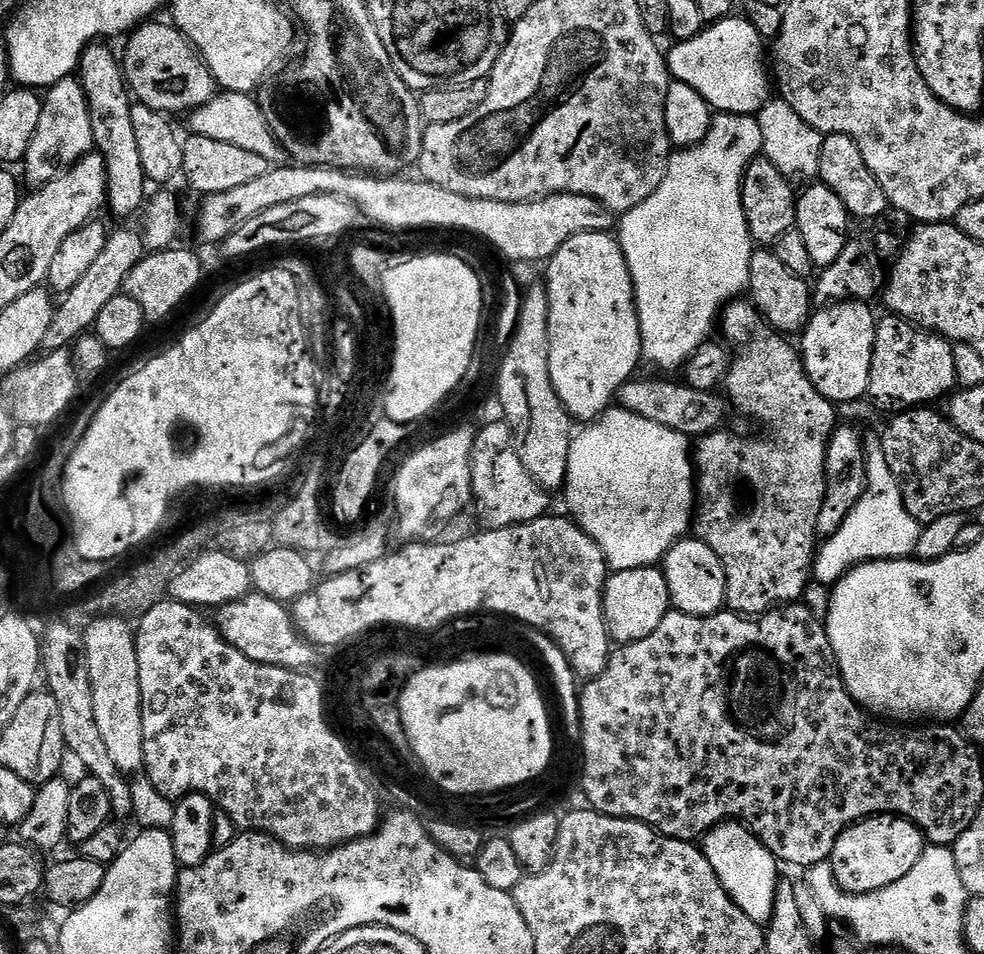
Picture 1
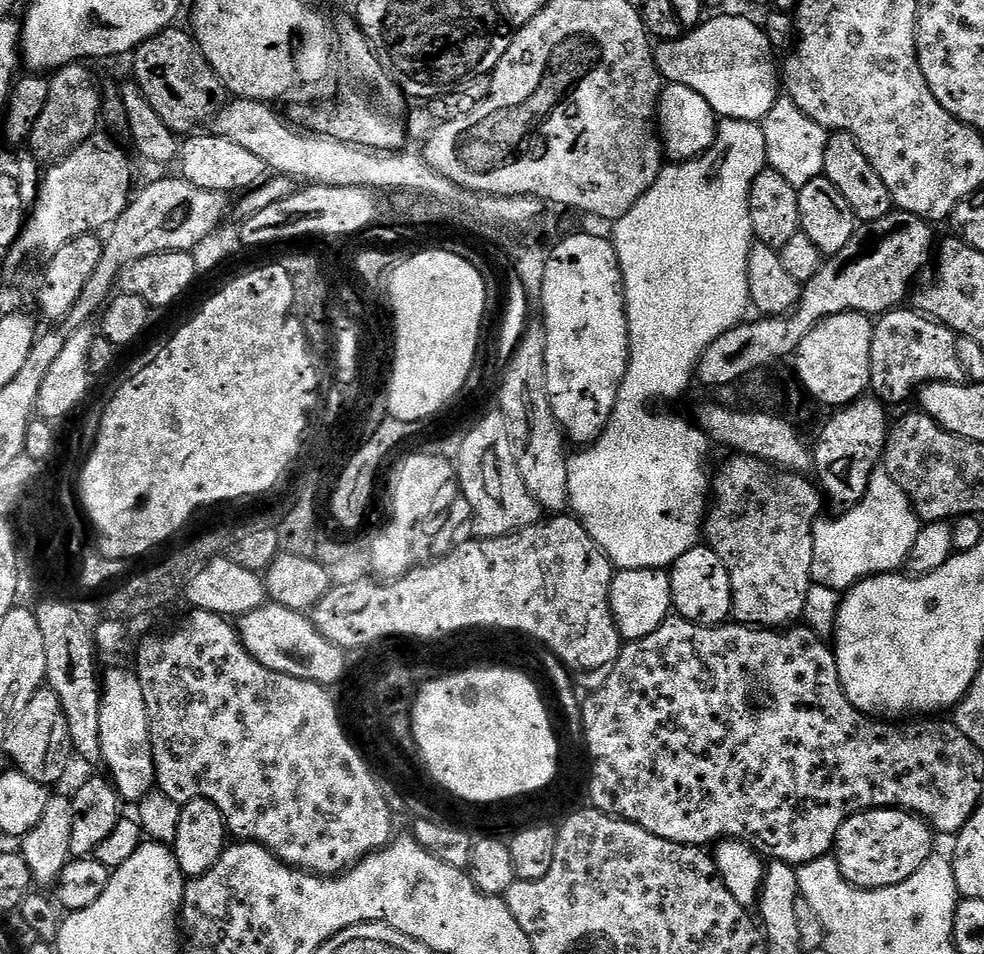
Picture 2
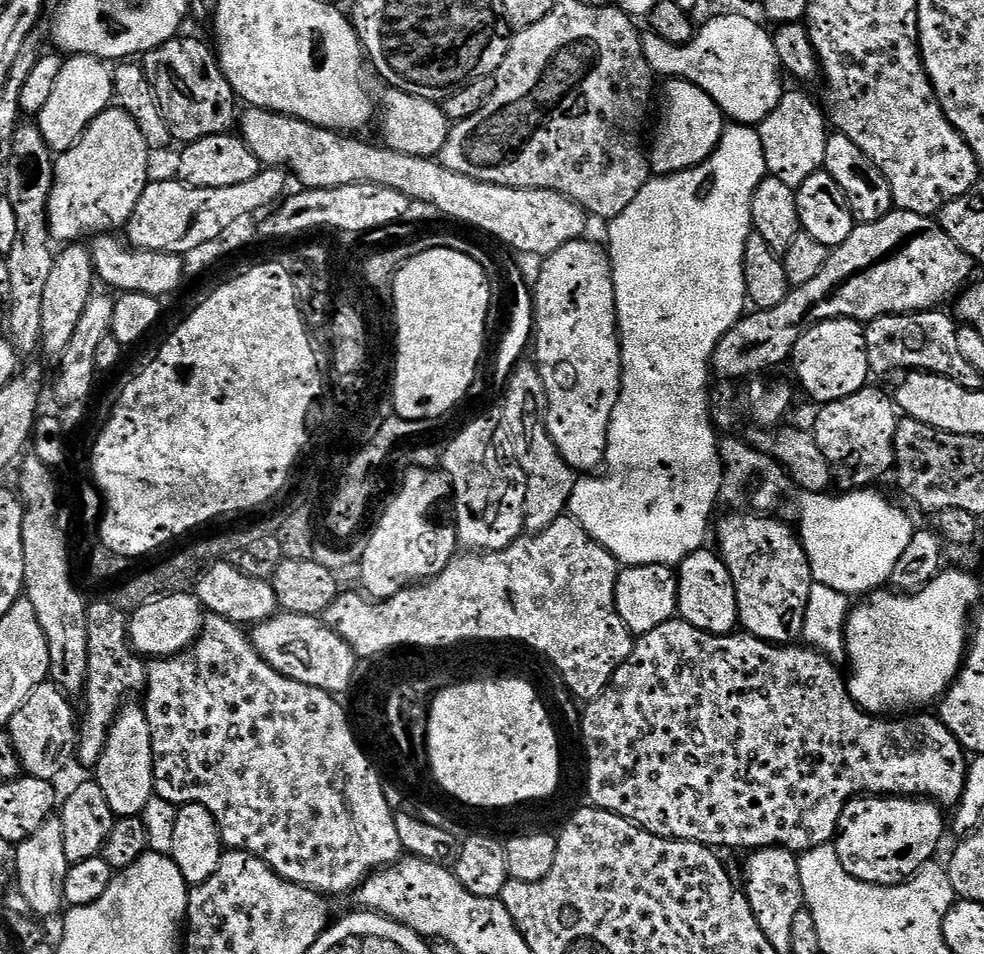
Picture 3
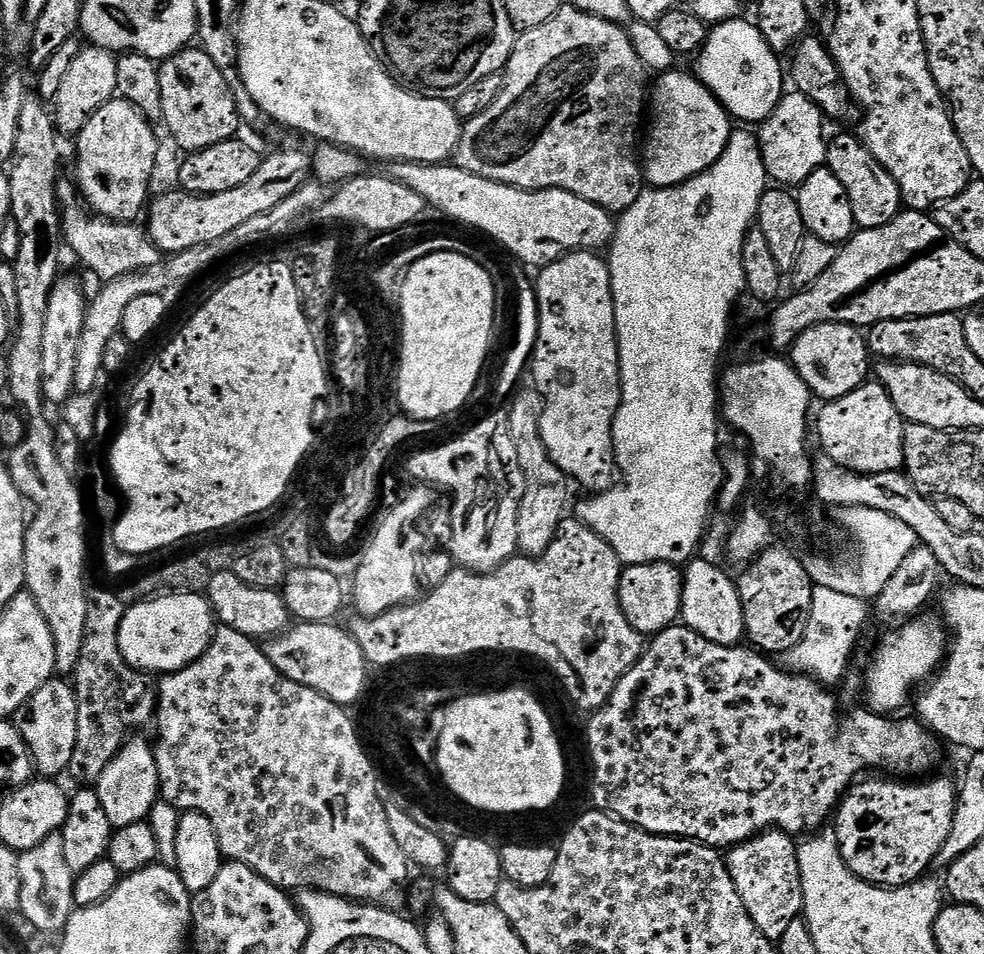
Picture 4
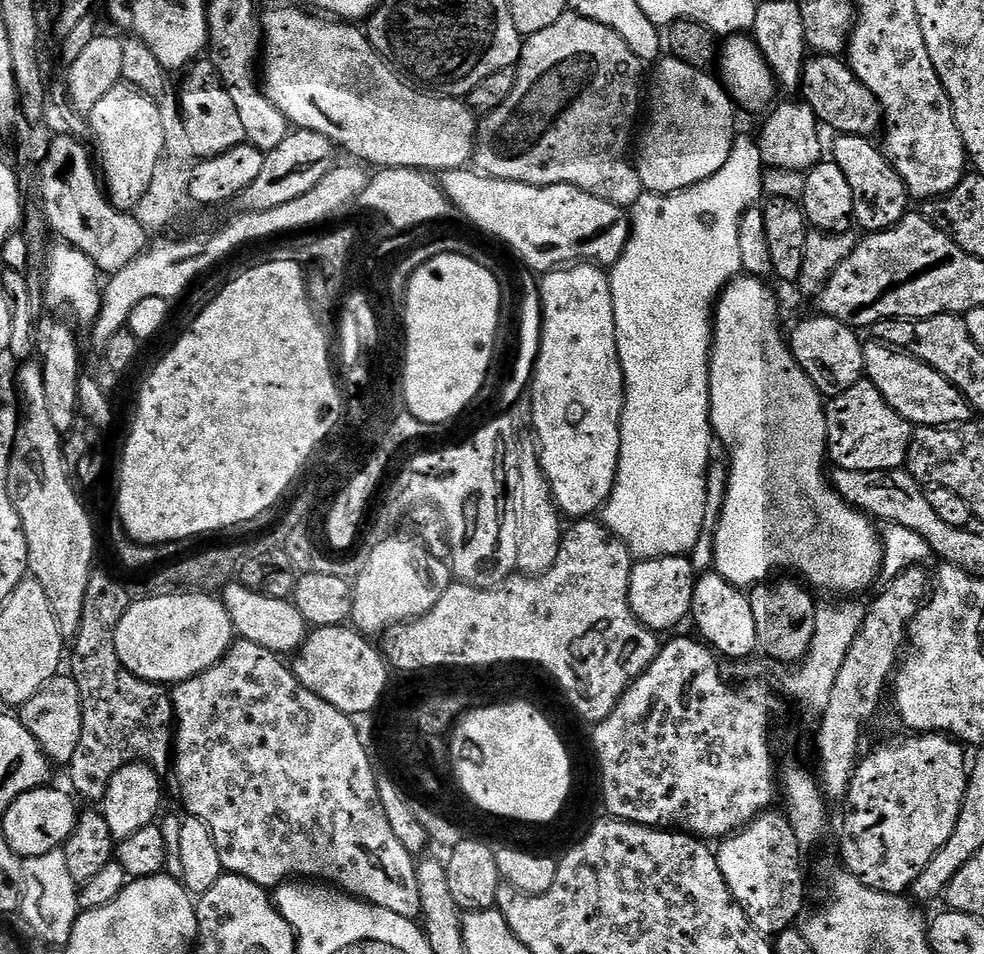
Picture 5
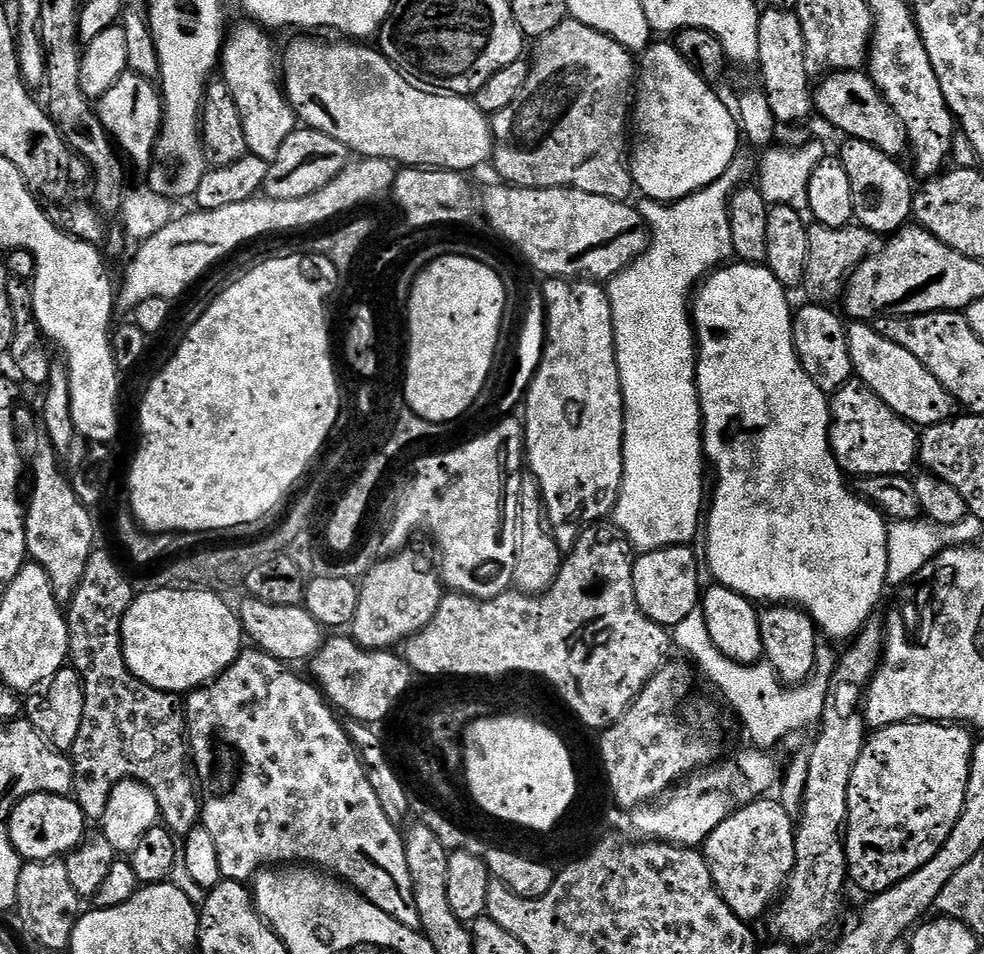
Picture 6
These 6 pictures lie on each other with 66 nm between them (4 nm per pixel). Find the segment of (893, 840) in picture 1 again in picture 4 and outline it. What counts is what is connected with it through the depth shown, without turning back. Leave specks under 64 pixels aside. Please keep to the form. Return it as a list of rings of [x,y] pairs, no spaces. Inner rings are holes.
[[[944,776],[937,780],[912,782],[916,784],[899,784],[896,778],[868,779],[853,783],[834,813],[834,831],[842,858],[849,870],[868,884],[878,884],[882,888],[901,888],[903,884],[913,884],[927,873],[924,871],[928,867],[936,864],[936,855],[942,850],[946,838],[950,838],[958,795],[957,785],[951,784]]]

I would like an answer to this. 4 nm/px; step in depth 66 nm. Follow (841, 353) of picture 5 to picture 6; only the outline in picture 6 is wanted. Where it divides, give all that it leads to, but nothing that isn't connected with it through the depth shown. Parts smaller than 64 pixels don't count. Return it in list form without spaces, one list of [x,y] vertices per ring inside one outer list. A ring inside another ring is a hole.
[[[805,303],[805,308],[797,307],[792,317],[792,341],[796,347],[796,353],[800,359],[800,365],[814,378],[814,382],[826,394],[835,394],[839,388],[853,379],[852,359],[850,358],[850,346],[848,345],[848,330],[845,321],[839,315],[835,316],[831,307],[823,304]]]

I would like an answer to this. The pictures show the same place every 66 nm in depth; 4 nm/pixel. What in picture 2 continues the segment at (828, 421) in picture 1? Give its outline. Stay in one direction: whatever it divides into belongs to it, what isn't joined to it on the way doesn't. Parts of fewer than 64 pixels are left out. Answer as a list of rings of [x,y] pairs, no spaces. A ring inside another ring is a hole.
[[[732,454],[729,457],[710,484],[710,492],[714,502],[716,498],[716,505],[711,505],[703,523],[703,539],[707,547],[712,548],[718,558],[722,558],[730,574],[732,611],[739,623],[769,630],[780,630],[785,626],[795,625],[803,617],[806,594],[810,594],[813,586],[812,530],[821,515],[821,489],[813,481],[812,485],[807,475],[777,471],[771,464],[753,456]]]

